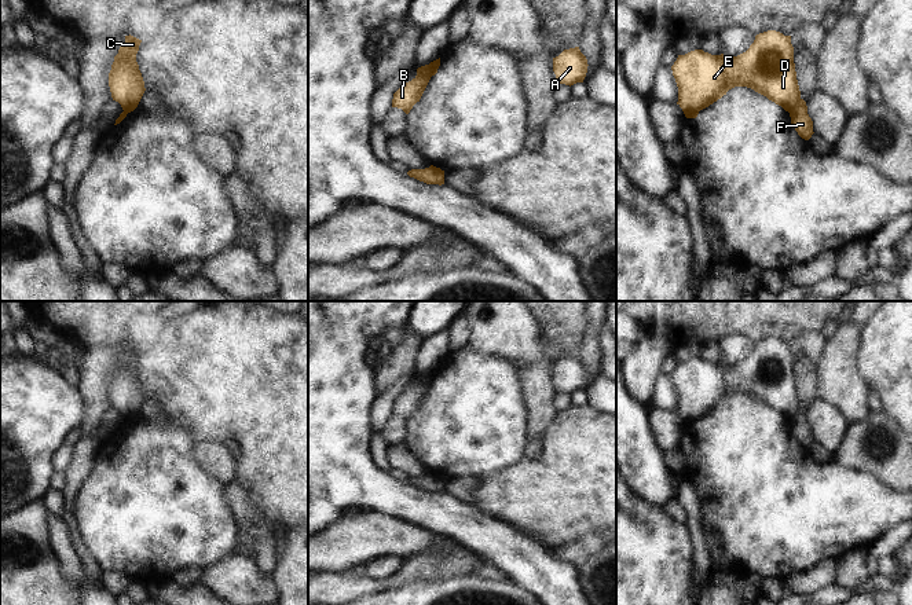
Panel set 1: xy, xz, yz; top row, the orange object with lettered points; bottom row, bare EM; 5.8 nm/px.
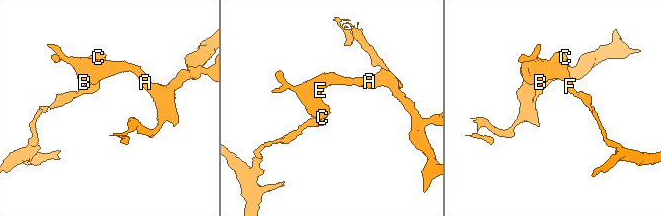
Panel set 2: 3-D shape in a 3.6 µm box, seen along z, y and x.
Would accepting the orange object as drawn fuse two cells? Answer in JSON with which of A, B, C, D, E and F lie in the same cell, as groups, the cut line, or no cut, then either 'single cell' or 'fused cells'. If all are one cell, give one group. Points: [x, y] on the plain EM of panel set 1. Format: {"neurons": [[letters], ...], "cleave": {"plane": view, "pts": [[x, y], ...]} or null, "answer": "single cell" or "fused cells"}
{"neurons": [["A", "B", "C", "D", "E"], ["F"]], "cleave": {"plane": "yz", "pts": [[801, 407], [788, 420]]}, "answer": "fused cells"}

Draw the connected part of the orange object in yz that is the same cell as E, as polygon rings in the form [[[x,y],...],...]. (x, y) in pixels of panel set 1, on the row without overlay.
[[[776,338],[757,342],[750,356],[737,364],[711,363],[703,358],[678,363],[671,378],[678,395],[677,412],[686,426],[696,426],[700,418],[721,407],[735,395],[751,396],[788,421],[801,408],[791,344],[784,344]]]

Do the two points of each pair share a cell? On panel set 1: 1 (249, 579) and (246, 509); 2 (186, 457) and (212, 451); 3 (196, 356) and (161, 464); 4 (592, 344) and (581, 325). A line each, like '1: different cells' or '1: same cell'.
1: different cells
2: different cells
3: different cells
4: different cells

